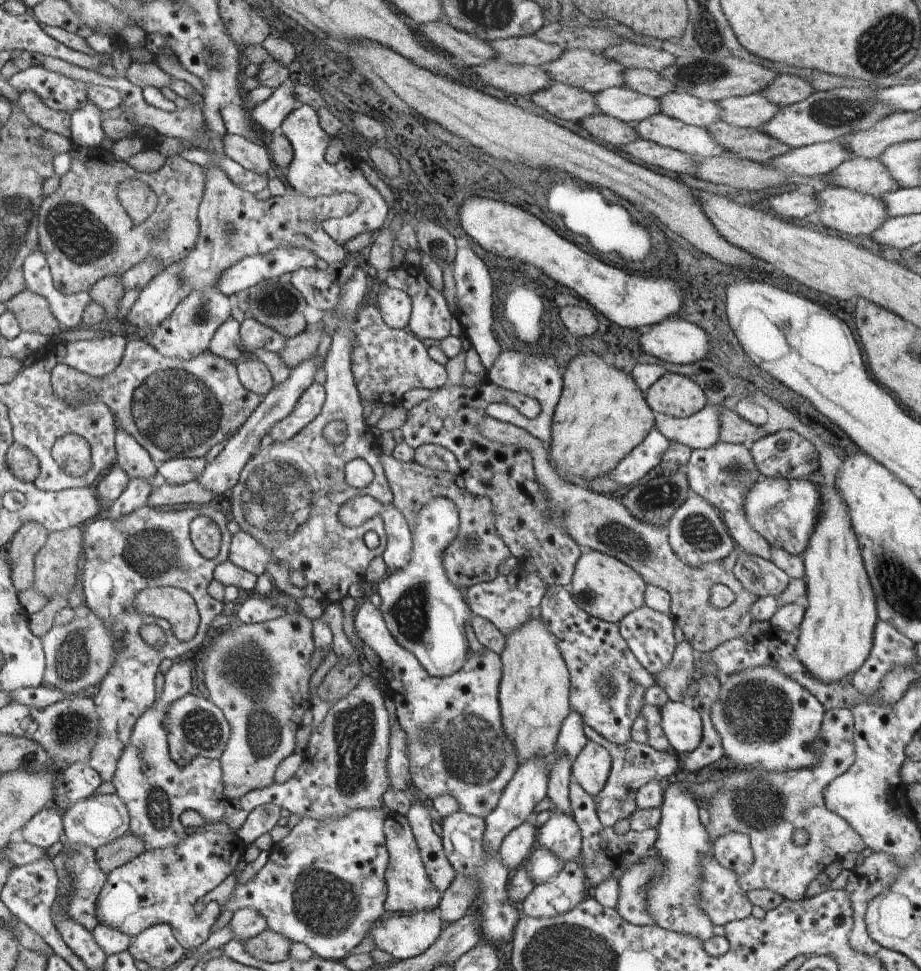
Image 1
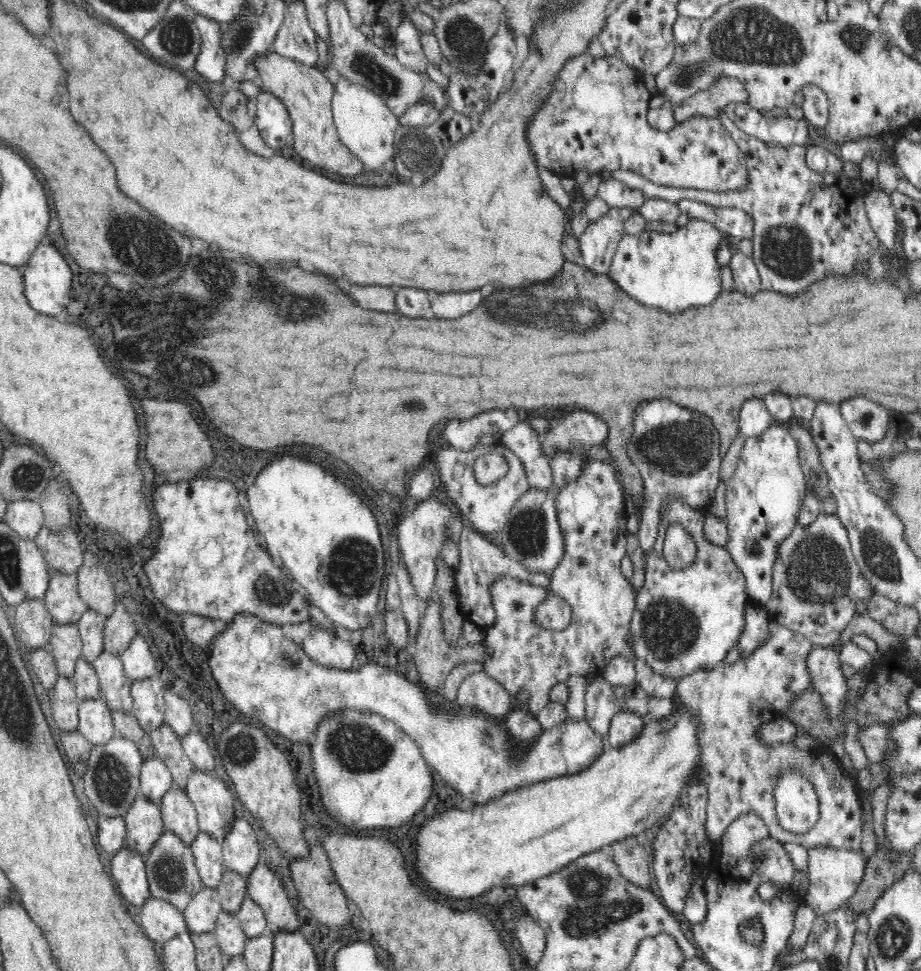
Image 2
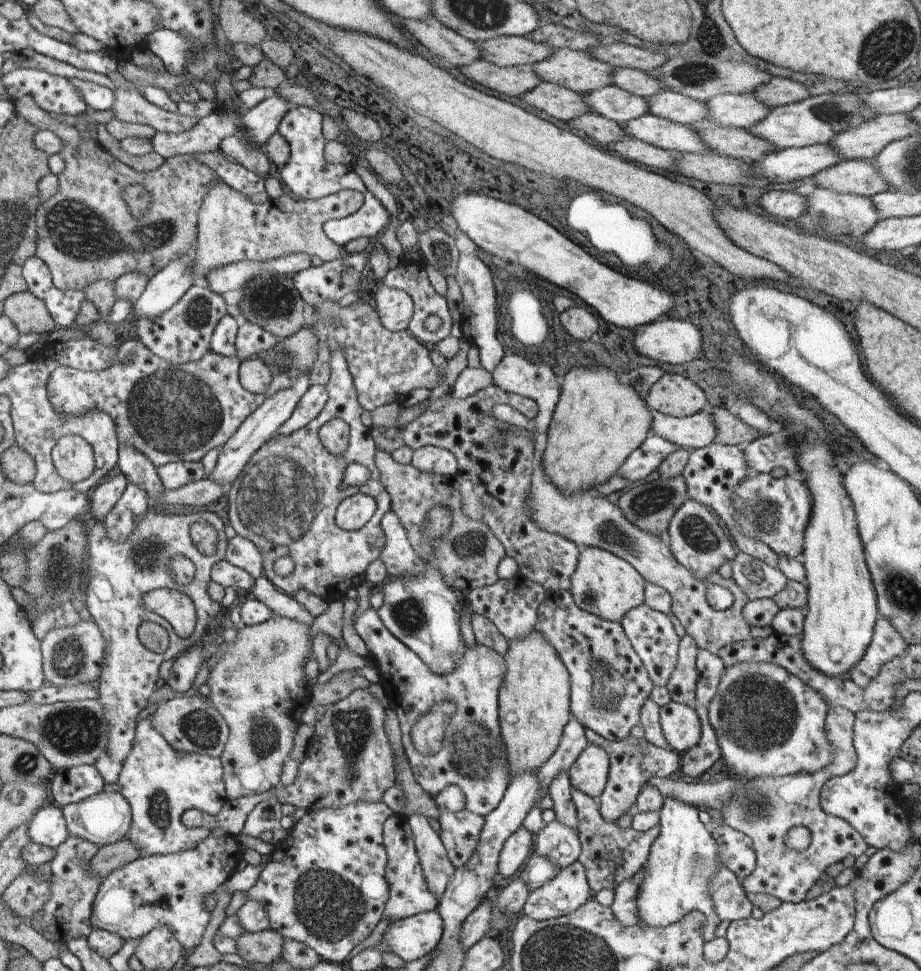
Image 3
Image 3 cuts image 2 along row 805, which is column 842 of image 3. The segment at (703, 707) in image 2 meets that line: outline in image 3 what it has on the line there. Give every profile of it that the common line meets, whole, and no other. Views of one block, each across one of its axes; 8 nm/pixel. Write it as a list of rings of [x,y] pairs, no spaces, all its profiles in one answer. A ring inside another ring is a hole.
[[[829,708],[825,736],[833,758],[825,768],[814,773],[800,772],[784,777],[756,776],[749,780],[742,777],[733,796],[718,810],[724,825],[748,835],[753,841],[757,858],[755,870],[741,882],[747,894],[767,893],[783,903],[803,902],[806,892],[827,873],[831,864],[843,861],[848,855],[858,857],[866,852],[868,844],[847,821],[826,815],[821,808],[823,785],[856,767],[857,753],[853,746],[855,718],[848,708]],[[798,826],[808,828],[811,833],[810,845],[804,851],[794,851],[786,844],[788,832]]]

